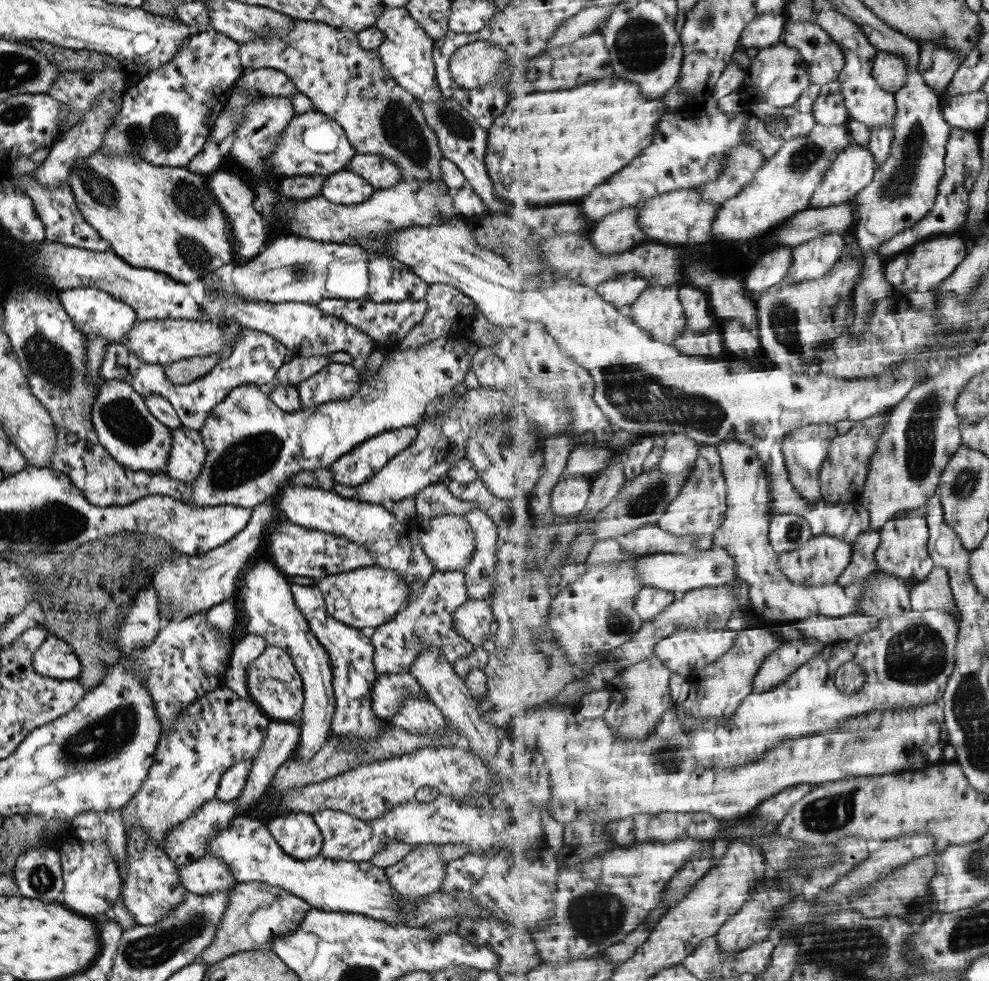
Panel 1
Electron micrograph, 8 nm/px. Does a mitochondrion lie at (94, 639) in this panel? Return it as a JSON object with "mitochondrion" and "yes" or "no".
{"mitochondrion":"yes"}

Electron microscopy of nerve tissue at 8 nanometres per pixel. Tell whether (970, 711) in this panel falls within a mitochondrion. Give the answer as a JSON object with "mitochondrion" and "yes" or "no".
{"mitochondrion":"yes"}

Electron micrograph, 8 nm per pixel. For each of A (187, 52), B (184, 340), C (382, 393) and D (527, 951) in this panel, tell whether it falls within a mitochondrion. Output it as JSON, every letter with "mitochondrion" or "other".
{"A":"other","B":"other","C":"mitochondrion","D":"other"}

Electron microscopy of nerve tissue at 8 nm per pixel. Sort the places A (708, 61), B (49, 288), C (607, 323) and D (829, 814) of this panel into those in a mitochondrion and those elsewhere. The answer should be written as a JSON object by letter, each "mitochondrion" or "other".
{"A":"other","B":"other","C":"other","D":"mitochondrion"}

